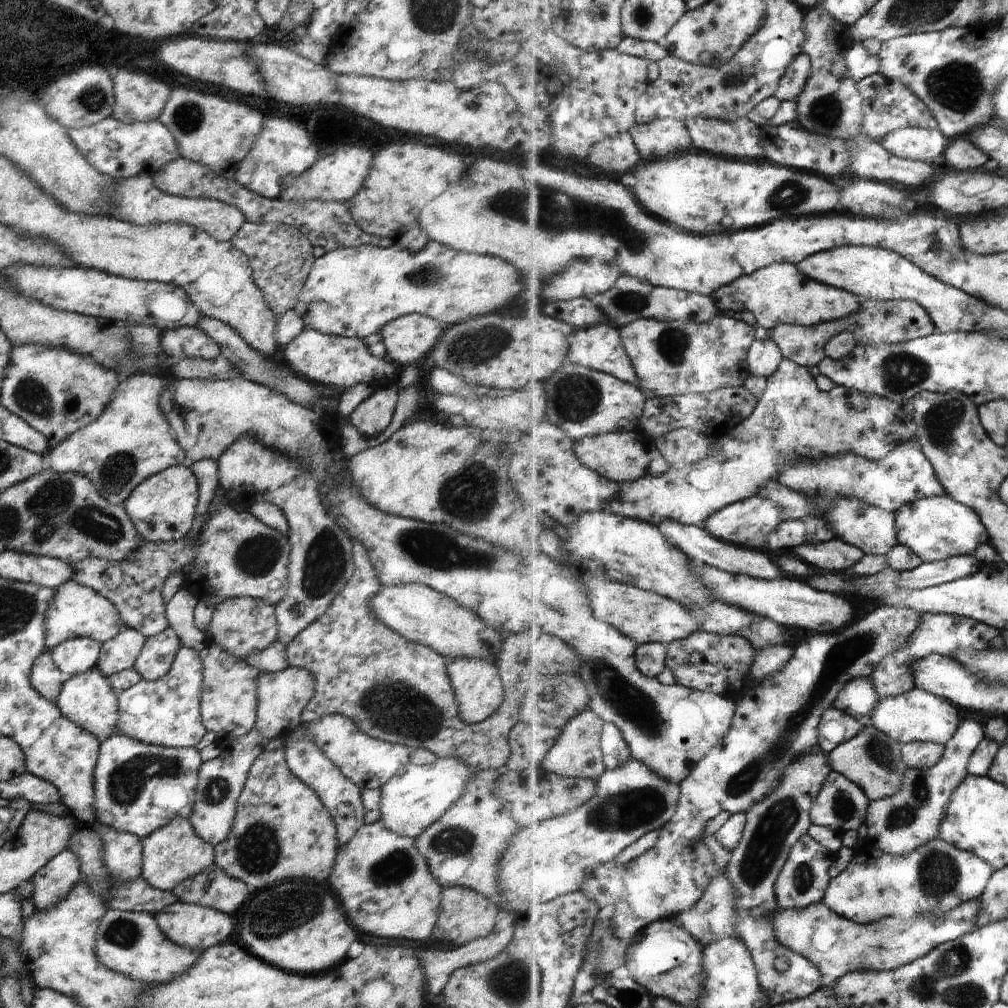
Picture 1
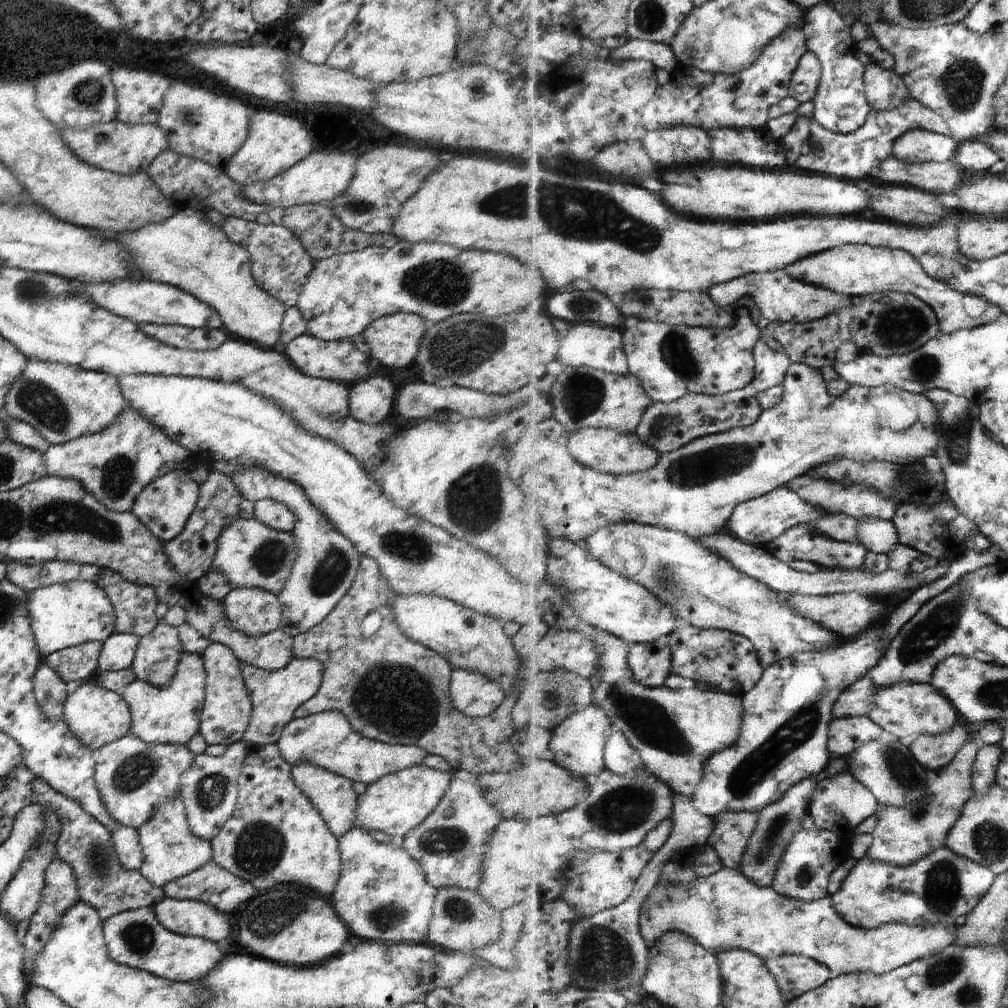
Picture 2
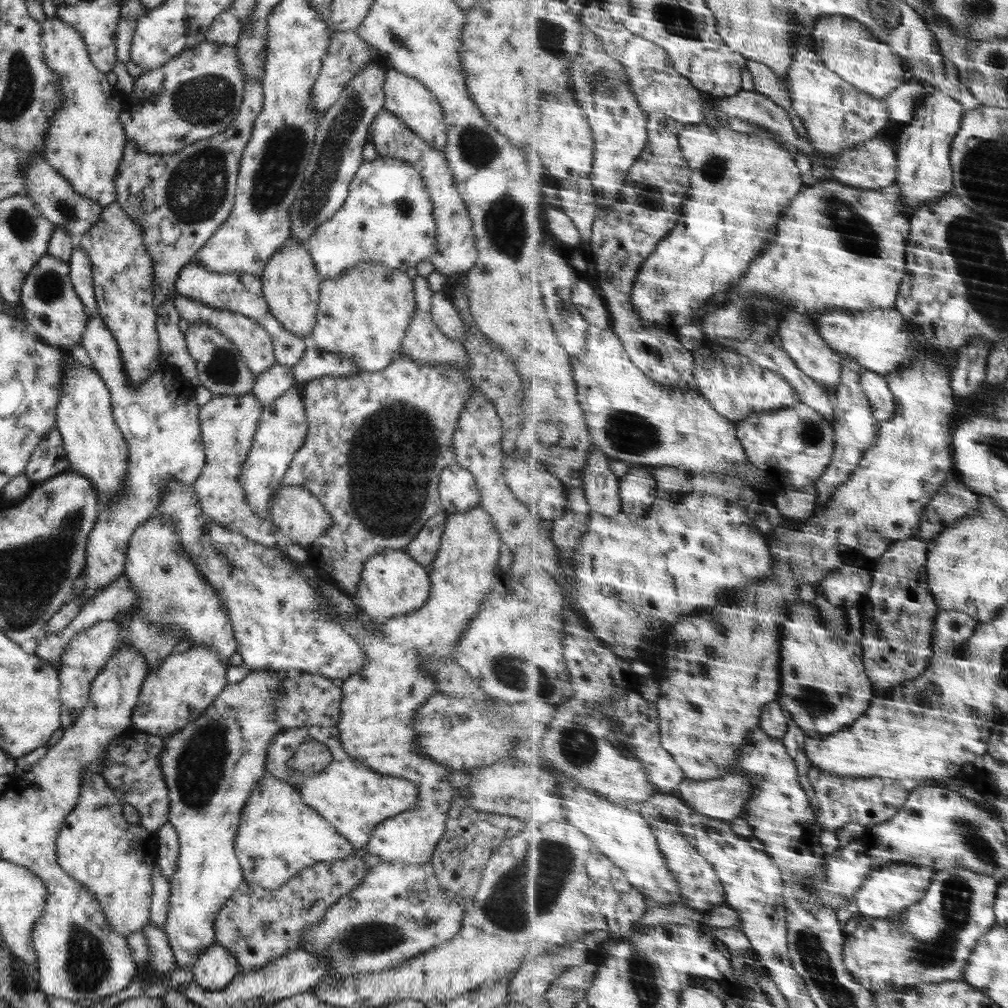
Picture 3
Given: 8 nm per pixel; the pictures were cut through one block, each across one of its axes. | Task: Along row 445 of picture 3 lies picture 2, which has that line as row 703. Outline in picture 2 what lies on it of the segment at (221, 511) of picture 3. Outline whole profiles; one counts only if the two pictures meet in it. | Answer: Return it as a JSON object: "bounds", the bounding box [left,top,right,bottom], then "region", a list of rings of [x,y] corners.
{"bounds":[198,643,251,747],"region":[[[209,643],[201,656],[205,672],[204,702],[199,716],[198,734],[203,738],[205,745],[224,745],[227,747],[233,742],[241,741],[246,727],[250,722],[251,698],[245,691],[240,662],[235,659],[229,648],[218,643]]]}

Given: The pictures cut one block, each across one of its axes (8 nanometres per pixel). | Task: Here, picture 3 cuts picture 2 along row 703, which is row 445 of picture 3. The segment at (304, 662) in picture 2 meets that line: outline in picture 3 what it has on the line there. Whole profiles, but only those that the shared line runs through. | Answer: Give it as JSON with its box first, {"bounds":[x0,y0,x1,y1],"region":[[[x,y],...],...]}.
{"bounds":[239,386,307,519],"region":[[[297,386],[289,388],[279,398],[265,405],[257,423],[257,429],[252,437],[252,444],[247,451],[241,471],[239,471],[239,486],[243,490],[243,498],[253,510],[257,518],[267,519],[268,502],[273,488],[283,478],[293,454],[304,446],[307,437],[307,419],[303,408],[302,397]]]}

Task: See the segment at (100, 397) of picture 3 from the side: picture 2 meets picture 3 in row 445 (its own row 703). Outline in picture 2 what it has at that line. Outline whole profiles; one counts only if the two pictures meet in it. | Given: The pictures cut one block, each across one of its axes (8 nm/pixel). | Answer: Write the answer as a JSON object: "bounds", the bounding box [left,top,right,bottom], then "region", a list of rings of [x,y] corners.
{"bounds":[62,678,130,752],"region":[[[95,678],[77,683],[77,688],[67,694],[62,705],[62,717],[67,729],[91,752],[130,734],[130,715],[125,702],[115,692],[104,690],[95,682]]]}

